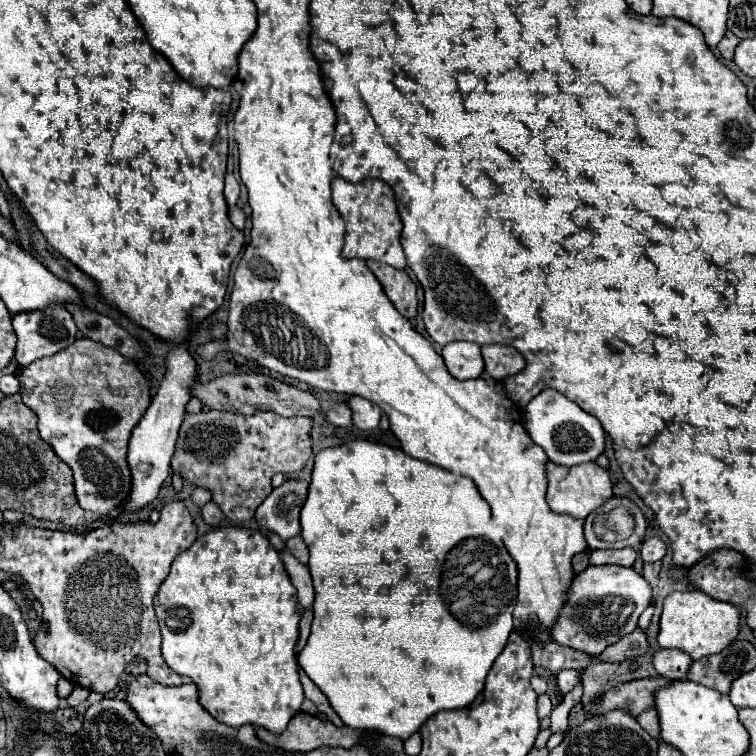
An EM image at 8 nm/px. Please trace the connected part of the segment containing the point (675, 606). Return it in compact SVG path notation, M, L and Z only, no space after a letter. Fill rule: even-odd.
M673 592L665 598L657 640L661 648L679 648L699 660L725 650L737 638L739 622L741 614L733 604L719 602L703 592Z

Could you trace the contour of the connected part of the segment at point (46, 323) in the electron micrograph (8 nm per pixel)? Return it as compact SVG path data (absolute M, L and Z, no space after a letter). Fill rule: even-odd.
M51 306L43 312L23 312L23 314L13 318L13 328L17 334L15 360L23 368L39 358L53 356L55 352L65 350L67 346L71 346L75 342L75 332L77 332L73 316L69 314L69 310L65 310L61 306Z

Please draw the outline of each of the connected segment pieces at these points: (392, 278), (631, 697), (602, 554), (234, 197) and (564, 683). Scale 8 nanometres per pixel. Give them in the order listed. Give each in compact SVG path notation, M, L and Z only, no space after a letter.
M367 262L367 266L381 282L381 286L383 286L387 298L393 302L393 306L405 318L413 318L417 314L417 288L415 288L413 280L403 270L397 270L389 264Z
M659 676L659 678L643 678L627 684L617 684L613 690L601 696L601 702L589 714L599 716L611 710L625 710L637 718L641 712L653 708L653 690L669 682L671 680Z
M633 548L623 550L589 550L591 564L619 564L619 566L633 566L637 552Z
M227 174L225 176L225 200L227 200L227 206L233 208L236 205L240 194L240 184L238 180L233 178L233 174Z
M563 670L557 674L557 682L559 682L561 694L567 694L581 682L581 672L579 670Z

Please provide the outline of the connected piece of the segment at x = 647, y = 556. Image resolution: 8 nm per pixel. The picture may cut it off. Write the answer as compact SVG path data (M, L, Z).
M649 538L643 542L643 548L641 548L643 562L653 564L653 562L659 562L663 556L665 556L665 544L659 538Z

